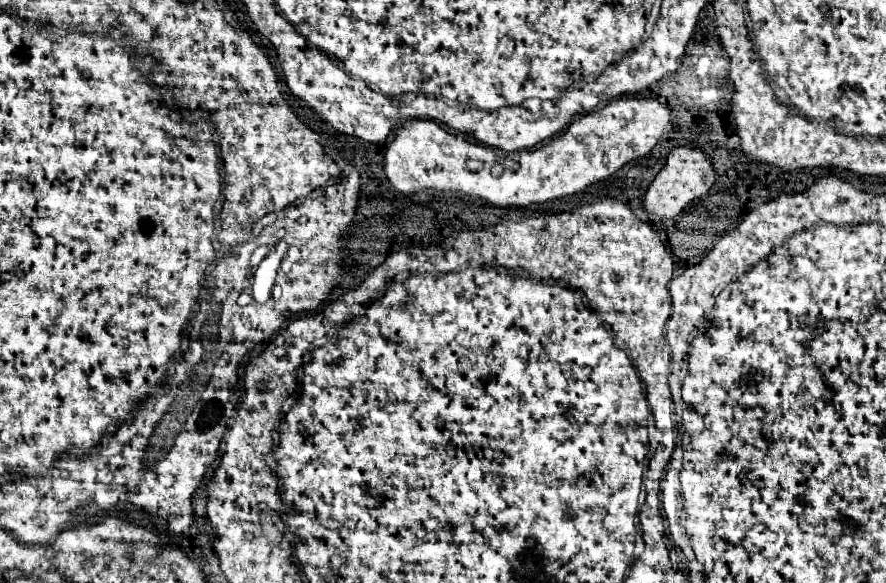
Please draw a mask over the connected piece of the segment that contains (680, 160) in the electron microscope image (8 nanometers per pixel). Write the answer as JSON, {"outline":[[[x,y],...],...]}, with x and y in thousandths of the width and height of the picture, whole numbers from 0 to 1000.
{"outline":[[[767,249],[754,262],[752,283],[740,300],[740,307],[734,314],[727,334],[727,358],[729,365],[743,369],[743,372],[763,372],[777,348],[781,348],[783,341],[801,328],[801,321],[806,317],[806,304],[808,304],[808,293],[801,273],[790,256]]]}

